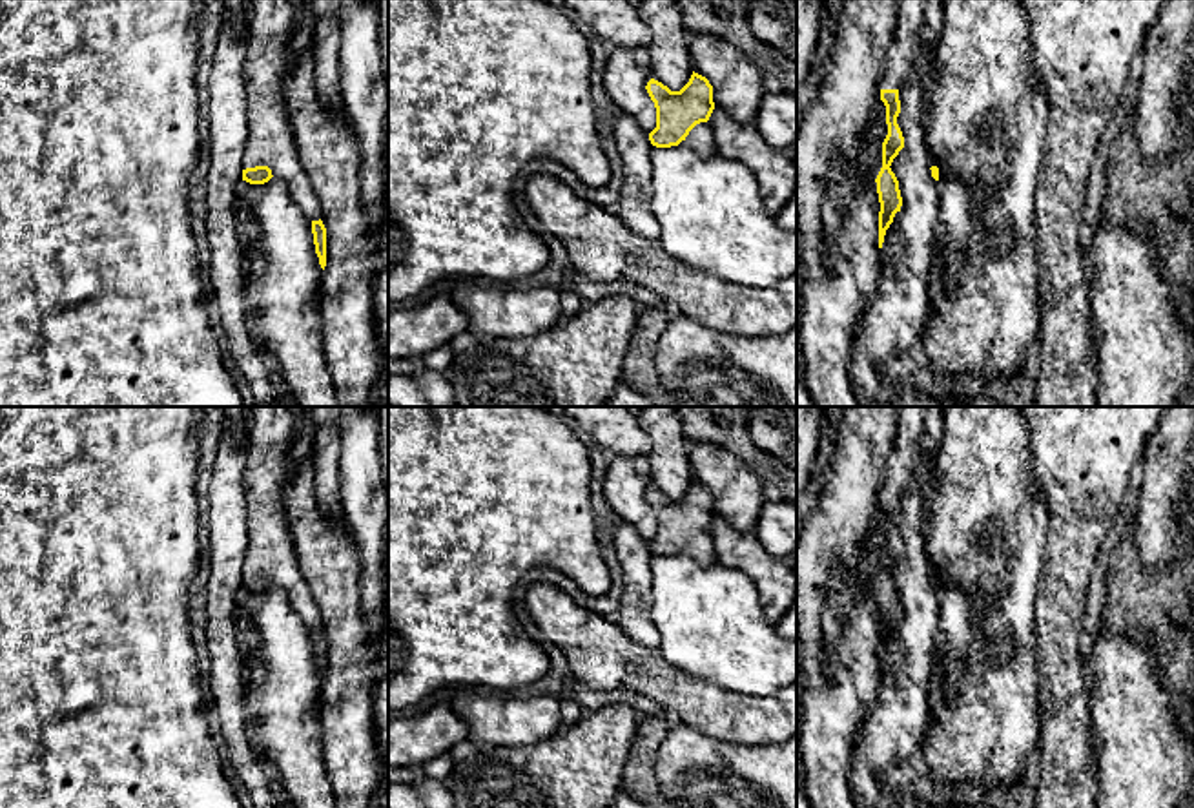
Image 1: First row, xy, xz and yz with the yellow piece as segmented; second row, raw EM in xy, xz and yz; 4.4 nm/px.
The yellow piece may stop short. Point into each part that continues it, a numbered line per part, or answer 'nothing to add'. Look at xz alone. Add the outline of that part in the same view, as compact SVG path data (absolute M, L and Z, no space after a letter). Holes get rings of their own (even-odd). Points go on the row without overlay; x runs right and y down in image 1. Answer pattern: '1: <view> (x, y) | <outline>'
1: xz (699, 548) | M709 531L696 533L680 553L689 554L700 565L713 565L715 549L709 544Z

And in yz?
1: yz (901, 464) | M901 407L893 452L886 463L880 498L901 498L921 461L921 438L928 407Z

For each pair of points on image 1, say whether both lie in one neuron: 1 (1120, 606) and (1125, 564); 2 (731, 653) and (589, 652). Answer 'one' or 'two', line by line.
1: one
2: two

